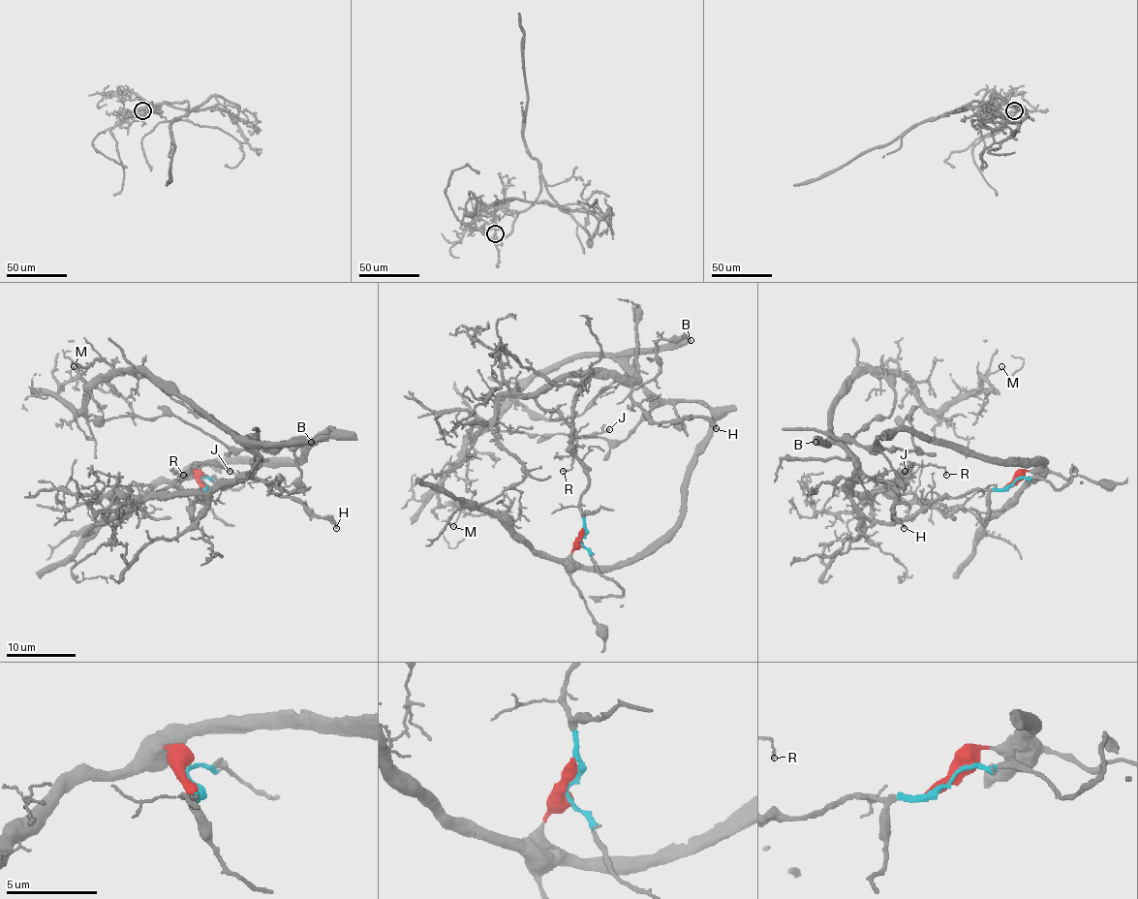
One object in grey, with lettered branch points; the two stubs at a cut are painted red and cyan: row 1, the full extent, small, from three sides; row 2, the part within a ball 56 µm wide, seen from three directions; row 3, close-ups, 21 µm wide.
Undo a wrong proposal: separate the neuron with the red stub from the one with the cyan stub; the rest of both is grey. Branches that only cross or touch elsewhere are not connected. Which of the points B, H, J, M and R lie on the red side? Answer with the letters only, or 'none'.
none

